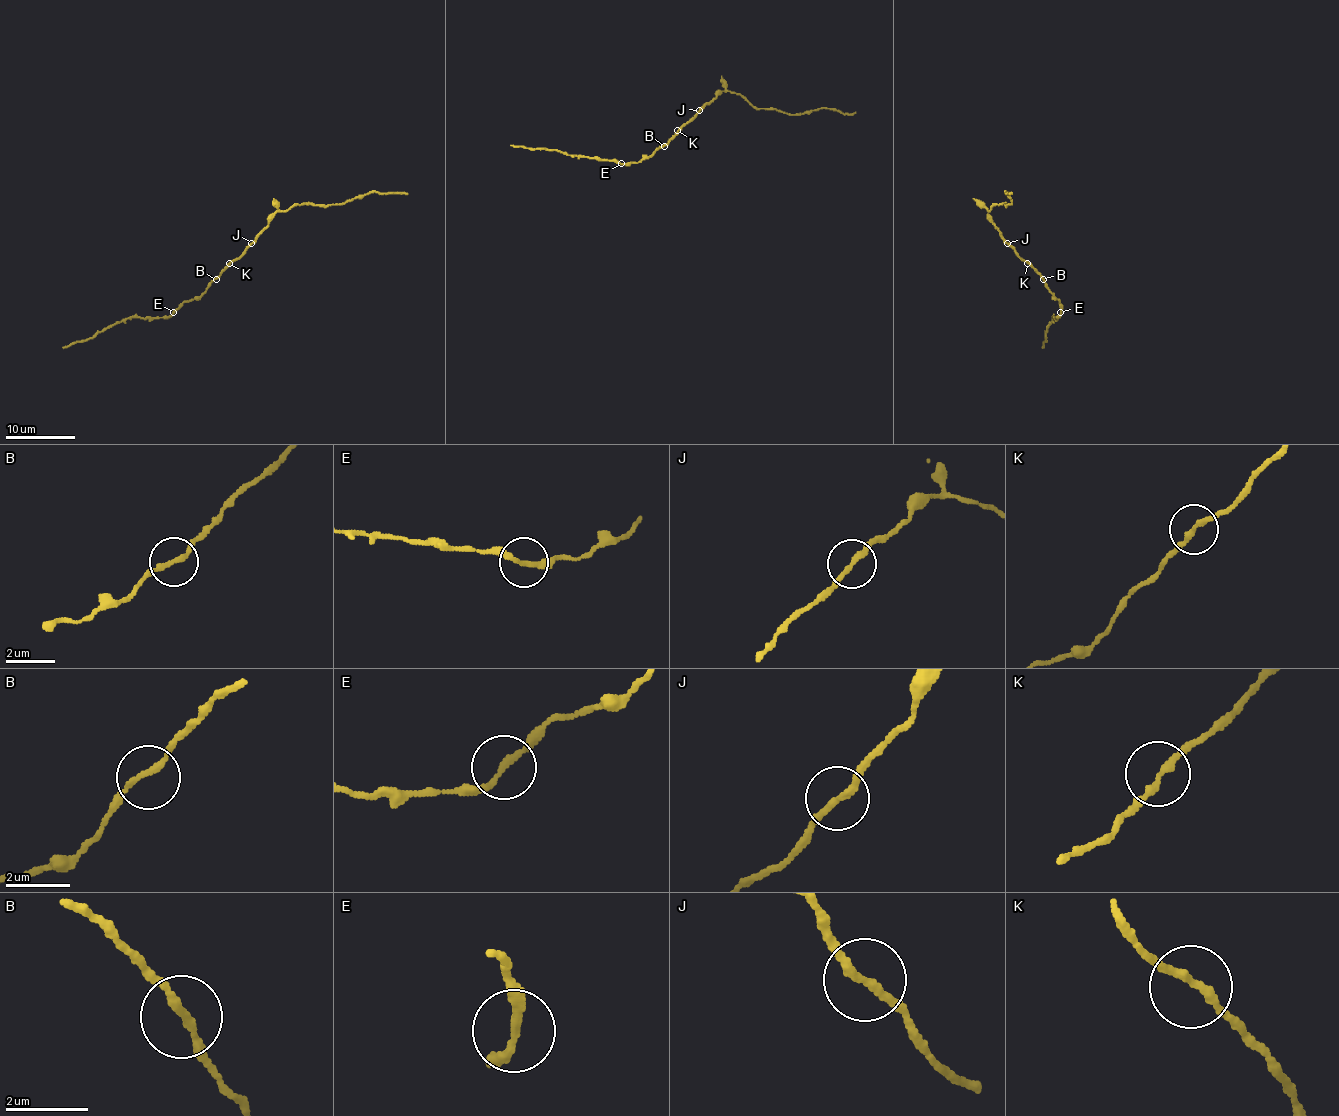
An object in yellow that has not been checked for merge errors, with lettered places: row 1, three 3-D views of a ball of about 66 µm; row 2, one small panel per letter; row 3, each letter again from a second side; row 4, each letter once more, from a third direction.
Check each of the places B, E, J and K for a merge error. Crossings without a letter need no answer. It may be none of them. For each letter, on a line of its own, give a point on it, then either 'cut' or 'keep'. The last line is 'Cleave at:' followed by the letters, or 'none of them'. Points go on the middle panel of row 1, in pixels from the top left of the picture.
B: (664, 146) | keep
E: (621, 163) | cut
J: (699, 110) | cut
K: (677, 130) | keep
Cleave at: E, J

